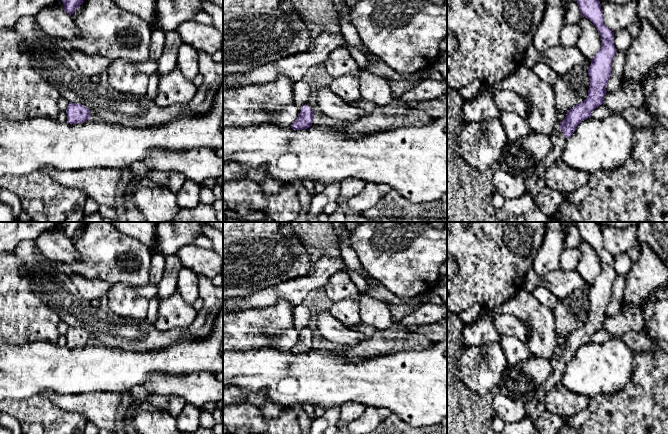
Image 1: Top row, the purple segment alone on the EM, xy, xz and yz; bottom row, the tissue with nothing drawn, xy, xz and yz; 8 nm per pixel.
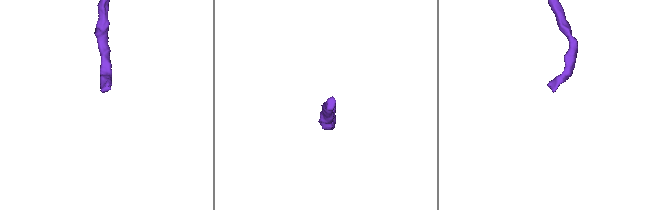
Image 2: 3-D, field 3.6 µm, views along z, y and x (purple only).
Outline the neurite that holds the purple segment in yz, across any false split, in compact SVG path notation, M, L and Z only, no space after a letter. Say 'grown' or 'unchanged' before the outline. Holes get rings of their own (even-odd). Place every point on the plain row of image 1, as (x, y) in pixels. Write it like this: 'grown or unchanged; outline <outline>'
grown; outline M574 222L578 227L581 240L589 243L601 260L601 272L591 284L588 292L590 312L587 322L580 328L567 335L562 346L556 346L554 355L549 359L552 366L550 381L540 386L533 399L525 405L529 419L535 423L546 410L548 389L555 383L560 383L566 365L574 357L576 351L591 341L592 335L604 327L607 317L606 310L612 295L612 285L617 277L614 270L614 256L603 246L600 225L597 222Z

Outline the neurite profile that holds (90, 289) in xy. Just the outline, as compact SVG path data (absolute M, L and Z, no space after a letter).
M71 275L70 280L78 293L87 301L107 298L110 284L99 279L88 279L81 275Z

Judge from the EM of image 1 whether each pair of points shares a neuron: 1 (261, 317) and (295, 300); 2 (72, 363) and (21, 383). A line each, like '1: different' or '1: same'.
1: different
2: same

